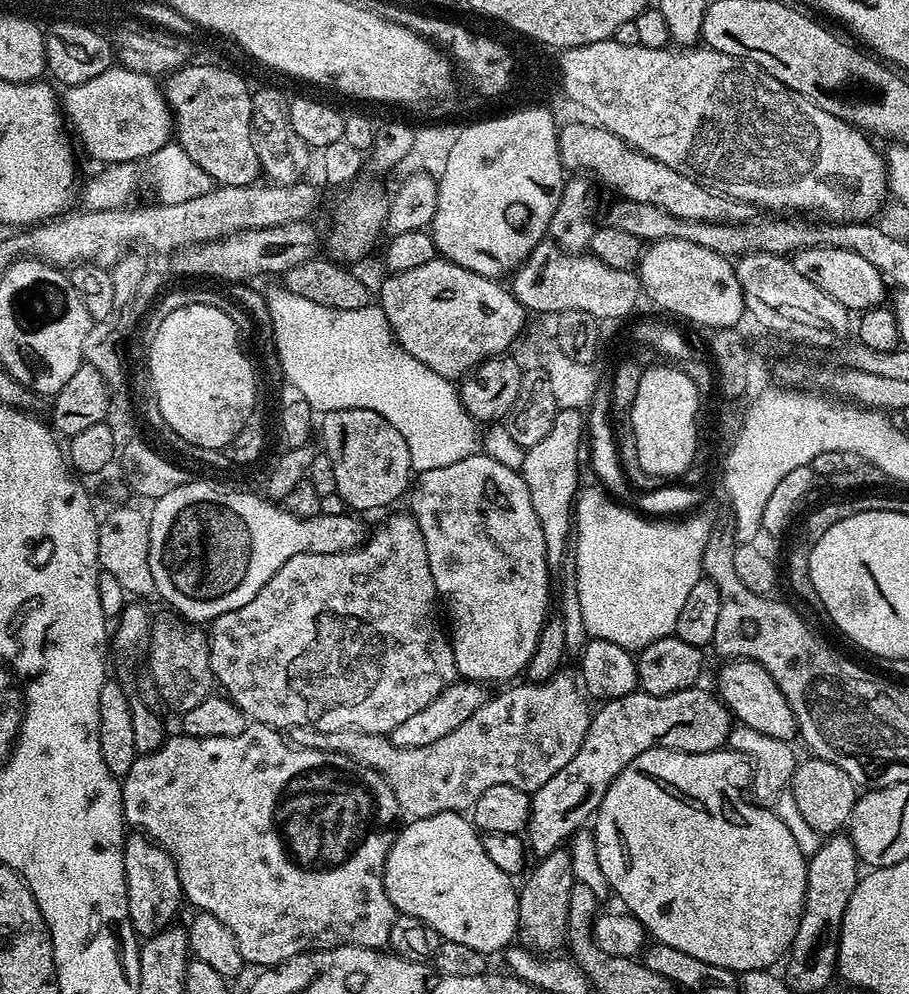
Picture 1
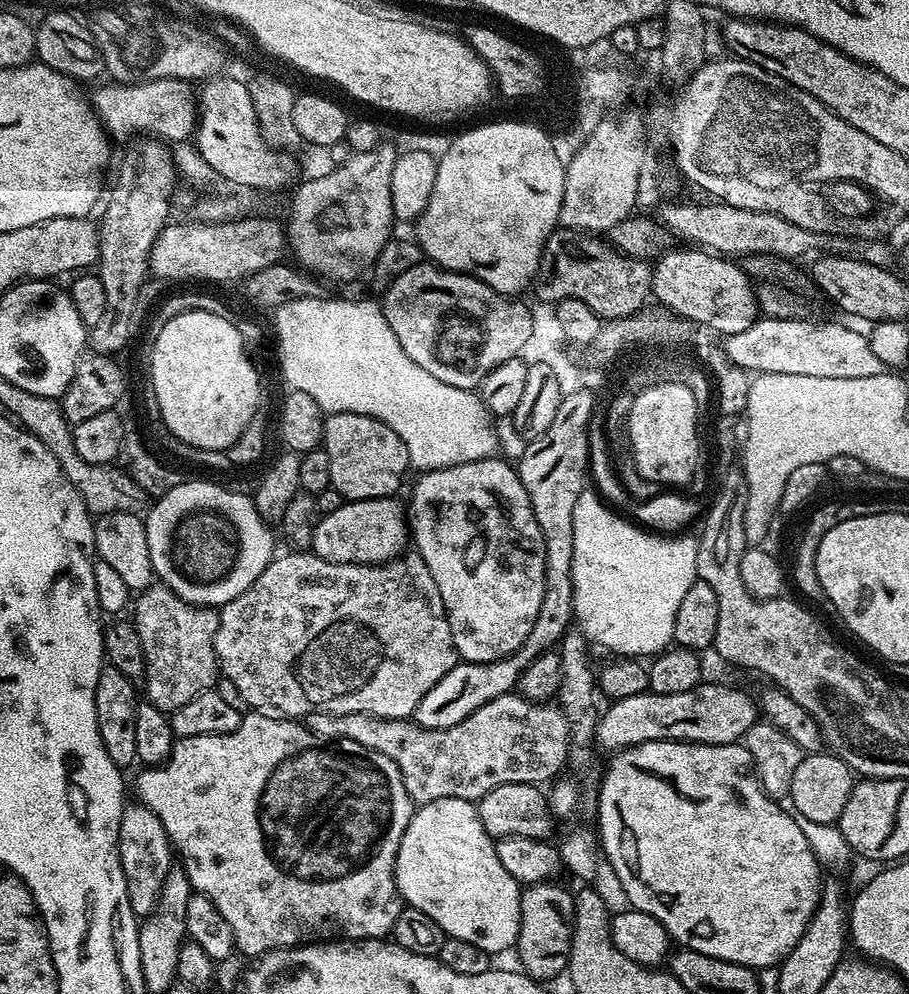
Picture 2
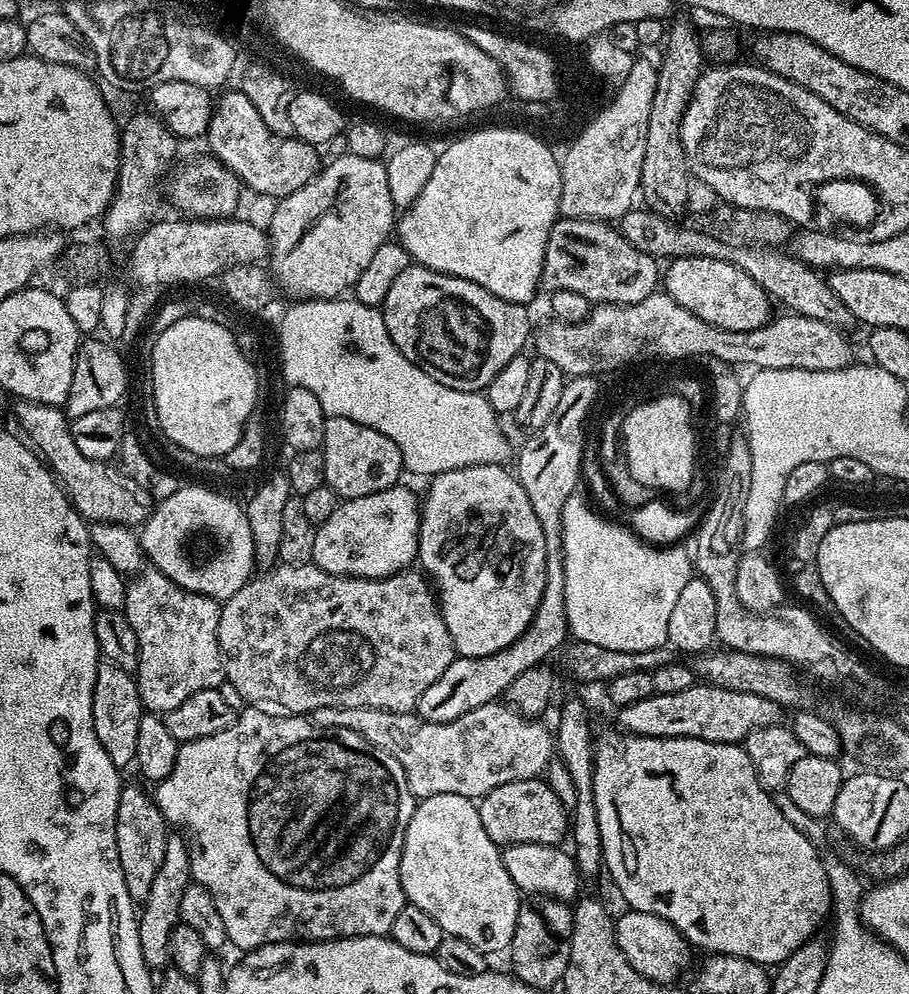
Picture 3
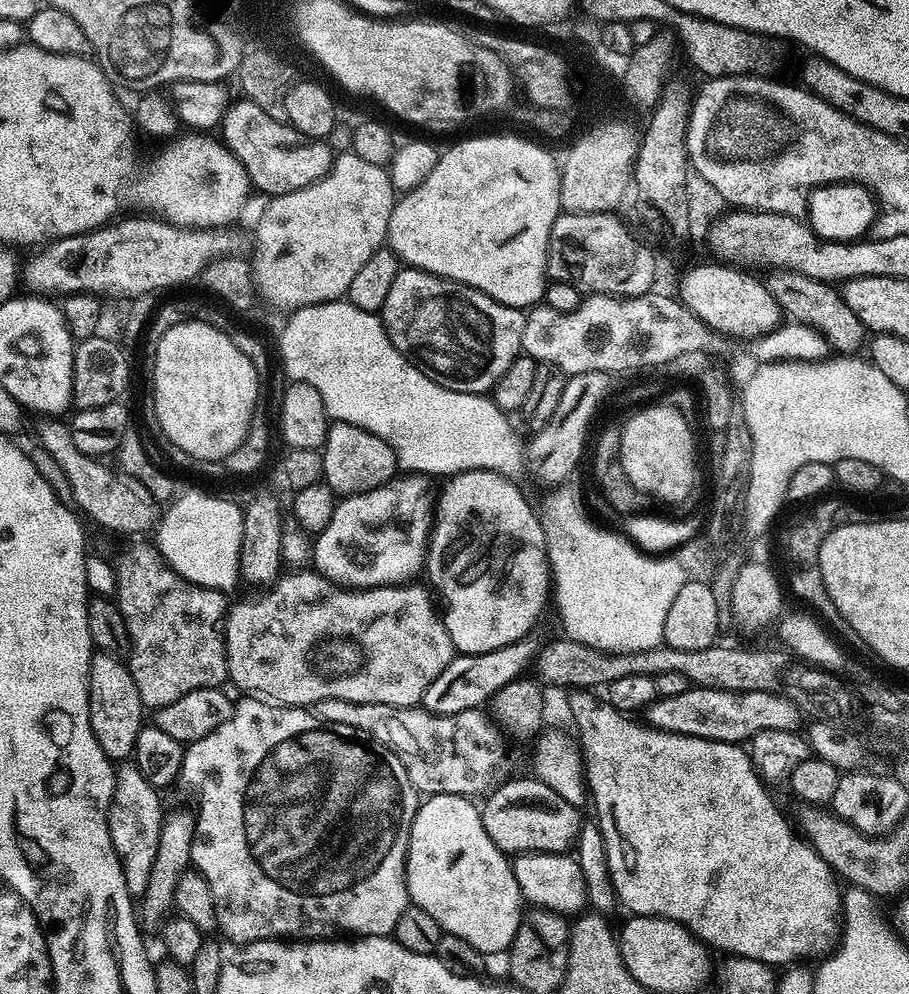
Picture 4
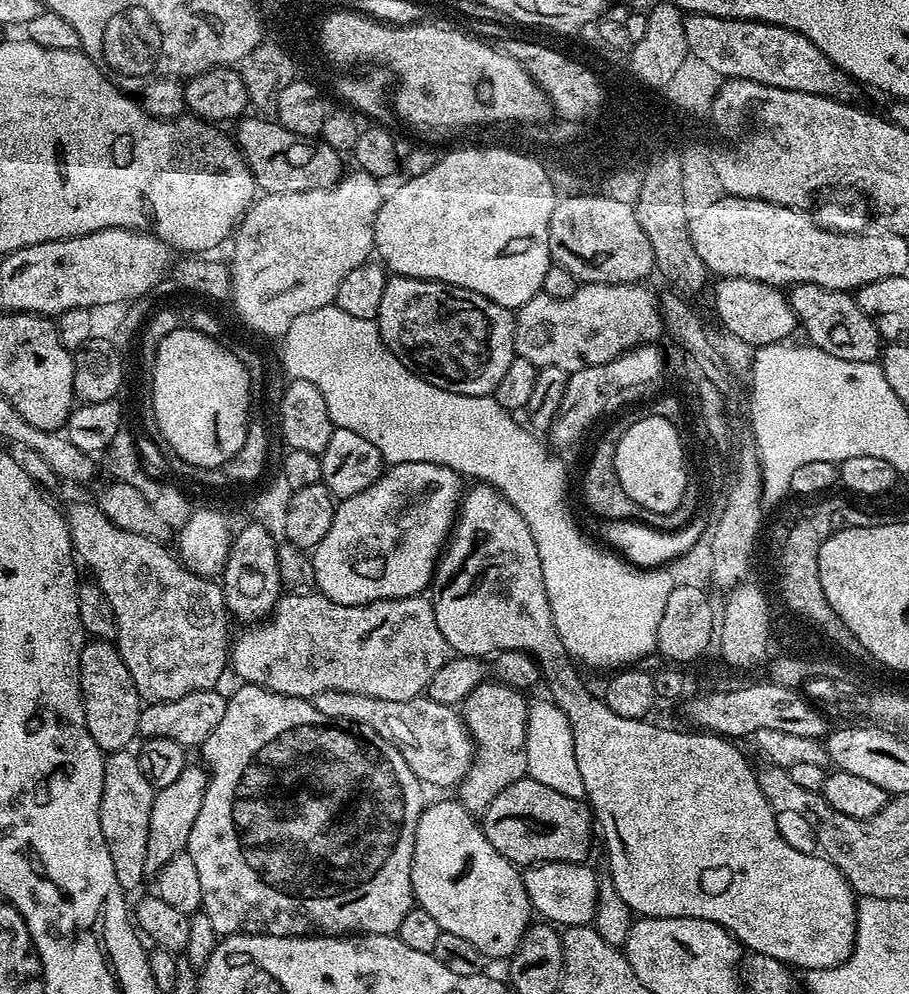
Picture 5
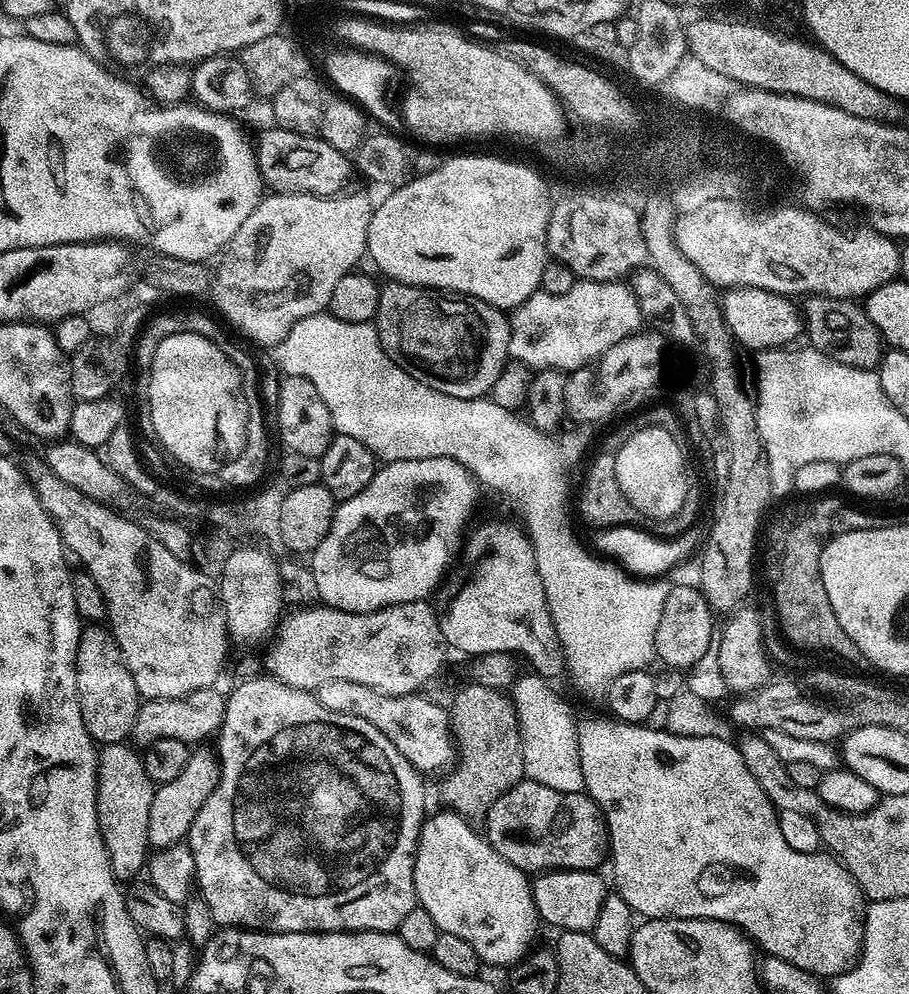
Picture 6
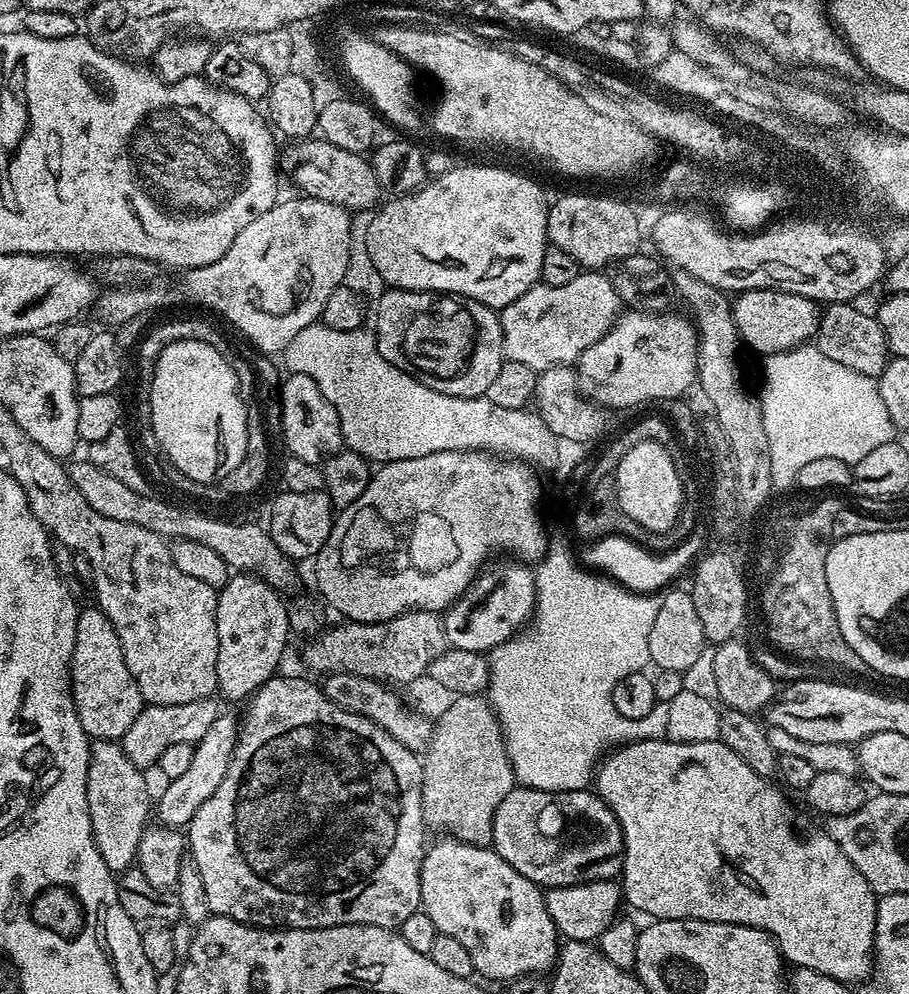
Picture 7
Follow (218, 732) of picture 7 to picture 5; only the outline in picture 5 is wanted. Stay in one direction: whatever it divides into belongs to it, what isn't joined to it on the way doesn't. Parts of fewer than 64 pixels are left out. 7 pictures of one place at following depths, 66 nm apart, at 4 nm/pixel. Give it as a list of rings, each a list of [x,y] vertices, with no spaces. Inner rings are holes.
[[[186,764],[177,781],[170,786],[157,789],[152,797],[150,806],[150,834],[146,842],[148,857],[144,863],[145,873],[163,873],[164,867],[179,852],[188,848],[190,830],[194,830],[194,822],[198,818],[198,810],[202,810],[202,802],[205,798],[205,790],[208,789],[209,773],[207,769],[198,764]]]

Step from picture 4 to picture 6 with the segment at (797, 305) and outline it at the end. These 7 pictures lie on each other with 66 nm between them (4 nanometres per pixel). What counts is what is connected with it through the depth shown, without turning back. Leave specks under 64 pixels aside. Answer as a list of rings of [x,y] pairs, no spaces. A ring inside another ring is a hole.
[[[819,294],[811,295],[807,300],[809,301],[804,305],[802,314],[811,347],[843,365],[868,371],[873,371],[879,365],[884,353],[883,336],[857,301]]]

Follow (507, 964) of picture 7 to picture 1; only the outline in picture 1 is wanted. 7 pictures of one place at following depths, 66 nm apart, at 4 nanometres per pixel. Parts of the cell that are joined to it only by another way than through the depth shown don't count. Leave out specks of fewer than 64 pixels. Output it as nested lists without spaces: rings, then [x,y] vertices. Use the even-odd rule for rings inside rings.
[[[443,812],[413,819],[399,829],[395,842],[388,848],[384,867],[384,885],[390,902],[401,916],[422,918],[426,926],[434,926],[443,939],[462,942],[485,954],[503,953],[517,939],[518,895],[513,877],[498,870],[486,854],[481,833],[467,815]]]

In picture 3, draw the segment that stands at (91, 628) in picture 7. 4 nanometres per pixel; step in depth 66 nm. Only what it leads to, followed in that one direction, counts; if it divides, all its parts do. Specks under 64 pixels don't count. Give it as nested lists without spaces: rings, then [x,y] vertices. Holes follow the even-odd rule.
[[[100,663],[96,668],[94,678],[92,713],[94,714],[94,734],[98,734],[98,742],[102,742],[102,750],[106,759],[114,762],[116,768],[127,769],[127,764],[131,765],[136,759],[138,726],[142,715],[135,675],[116,664]]]

